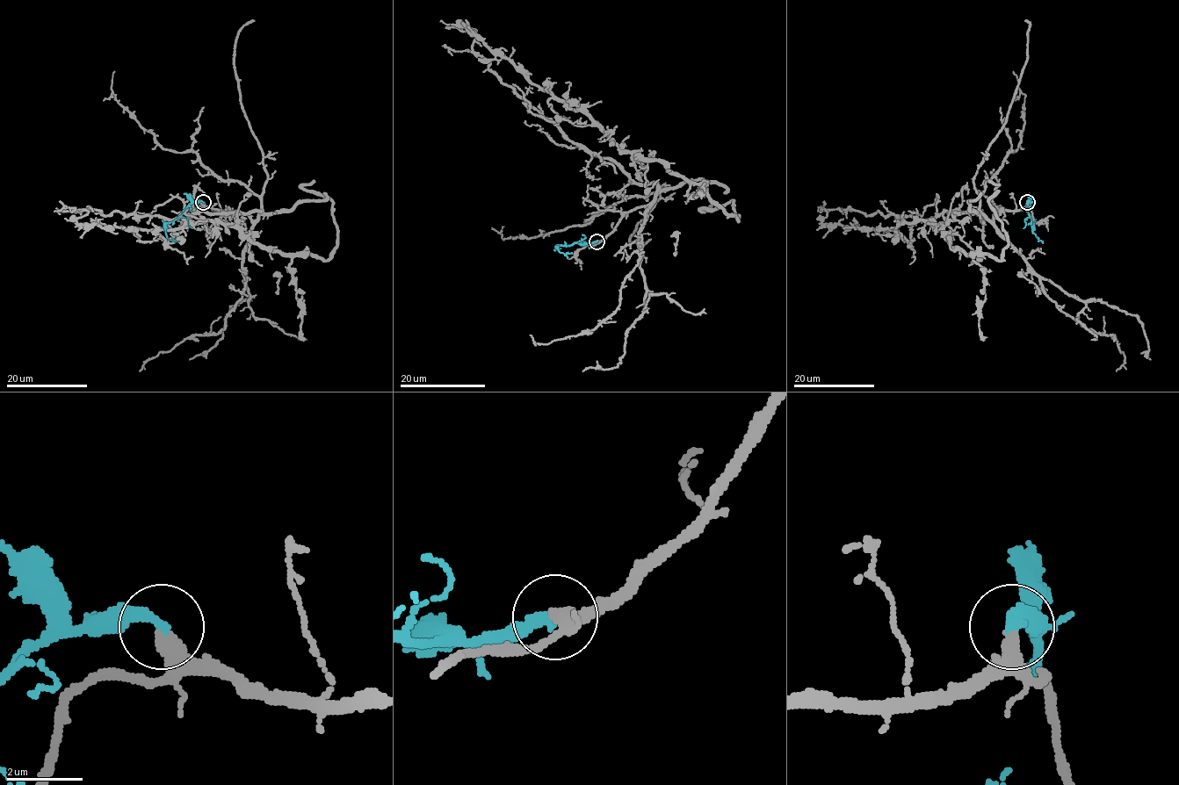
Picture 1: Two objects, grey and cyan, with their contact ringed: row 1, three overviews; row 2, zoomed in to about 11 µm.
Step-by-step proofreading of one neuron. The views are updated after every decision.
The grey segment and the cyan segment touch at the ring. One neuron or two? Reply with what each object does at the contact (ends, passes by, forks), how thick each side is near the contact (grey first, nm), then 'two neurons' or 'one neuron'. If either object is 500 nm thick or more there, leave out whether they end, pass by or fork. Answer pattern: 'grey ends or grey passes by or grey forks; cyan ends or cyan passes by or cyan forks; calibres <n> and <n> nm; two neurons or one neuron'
grey ends; cyan ends; calibres 440 and 320 nm; one neuron

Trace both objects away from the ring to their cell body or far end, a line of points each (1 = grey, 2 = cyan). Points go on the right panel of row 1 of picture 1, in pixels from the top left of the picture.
1: (1027, 203), (918, 219), (909, 242), (891, 229), (934, 220), (1000, 260), (988, 180)
2: (1027, 203), (1033, 232), (1038, 241)

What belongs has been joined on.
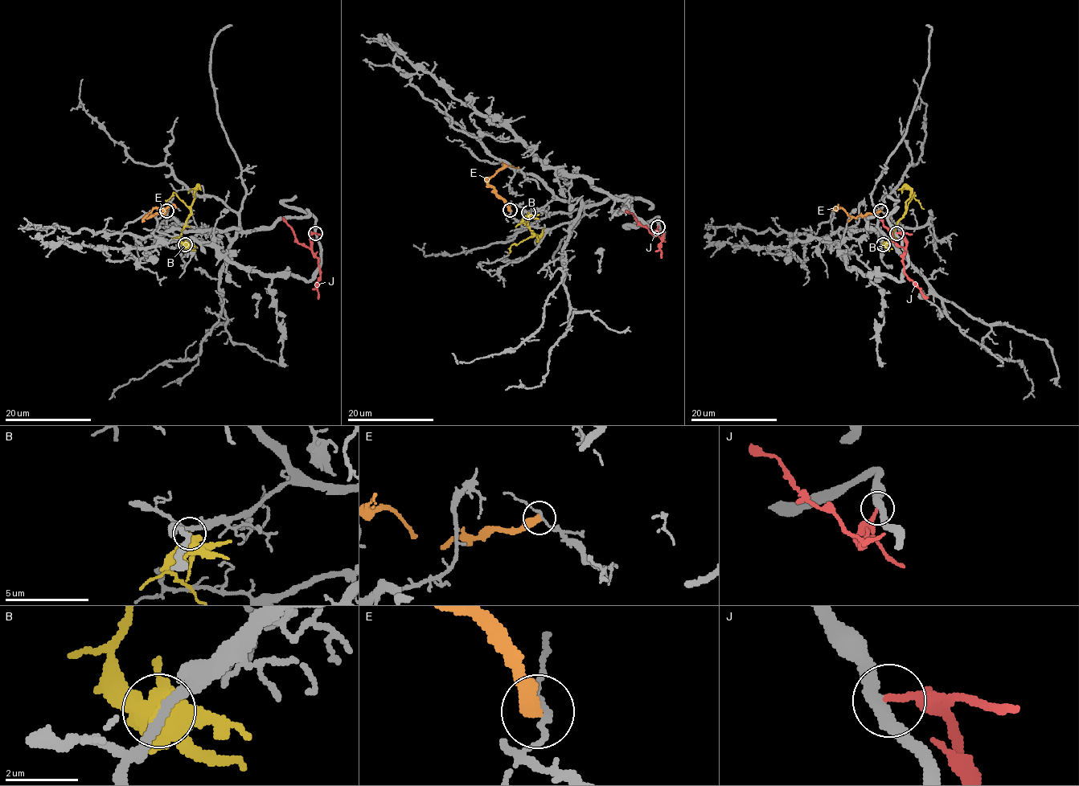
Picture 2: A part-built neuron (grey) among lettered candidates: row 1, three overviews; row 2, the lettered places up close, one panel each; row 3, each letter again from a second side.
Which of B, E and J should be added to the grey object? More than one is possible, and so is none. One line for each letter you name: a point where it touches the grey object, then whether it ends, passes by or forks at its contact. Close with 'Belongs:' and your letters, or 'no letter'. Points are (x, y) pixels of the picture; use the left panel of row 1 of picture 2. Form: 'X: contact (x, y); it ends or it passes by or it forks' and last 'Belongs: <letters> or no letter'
Belongs: no letter

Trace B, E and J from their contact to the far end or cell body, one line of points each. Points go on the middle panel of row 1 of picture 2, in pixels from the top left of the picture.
B: (528, 213), (523, 221), (533, 235), (510, 246), (508, 254)
E: (510, 210), (507, 204), (488, 181), (500, 169), (507, 166), (519, 168)
J: (658, 227), (652, 234), (661, 232), (662, 234), (661, 258)

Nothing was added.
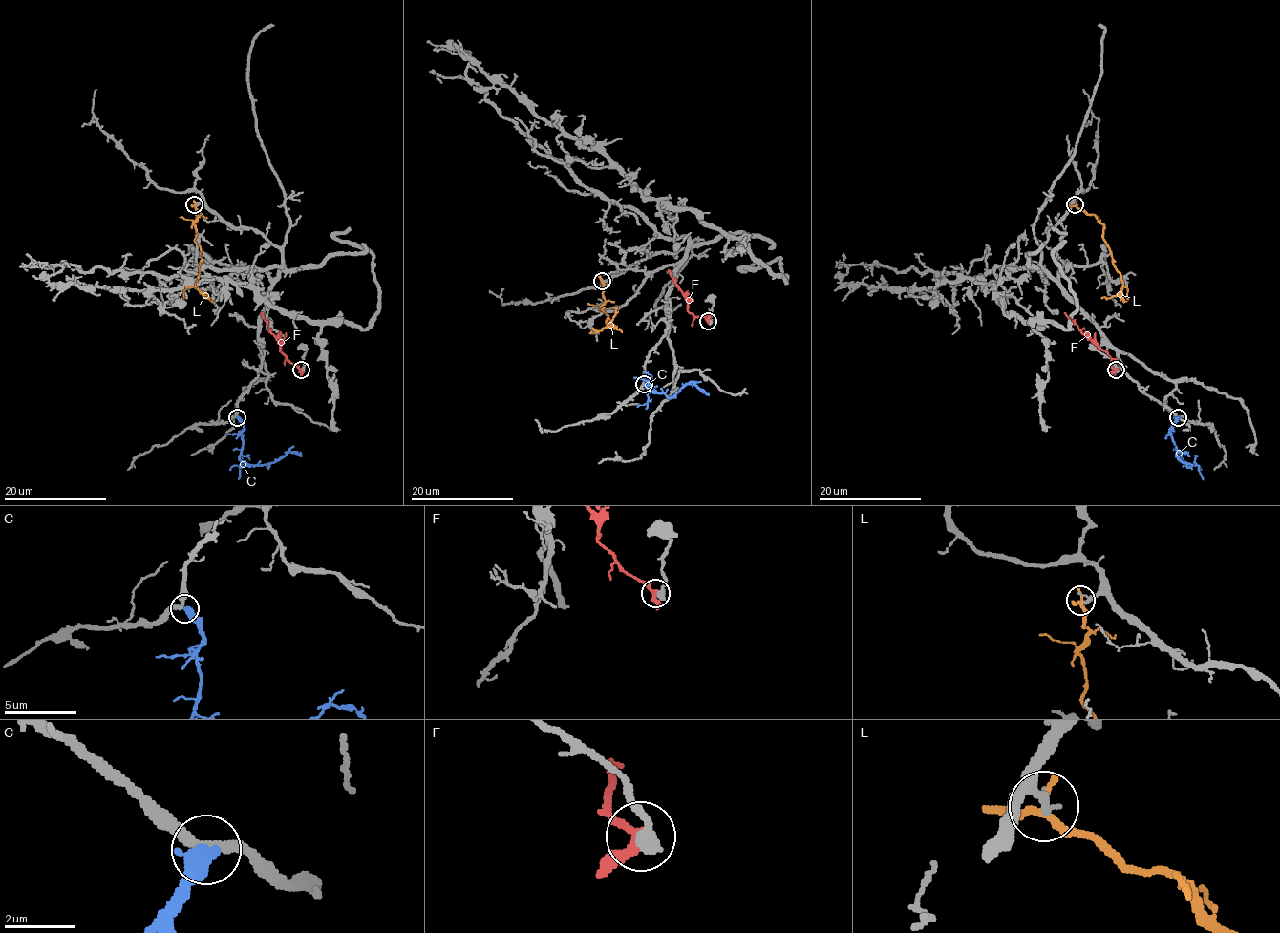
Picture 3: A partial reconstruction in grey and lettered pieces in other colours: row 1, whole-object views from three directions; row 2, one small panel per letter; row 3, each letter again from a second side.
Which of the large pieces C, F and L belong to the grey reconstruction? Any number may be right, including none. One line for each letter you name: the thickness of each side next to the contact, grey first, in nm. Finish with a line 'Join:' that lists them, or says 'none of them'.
Join: none of them

